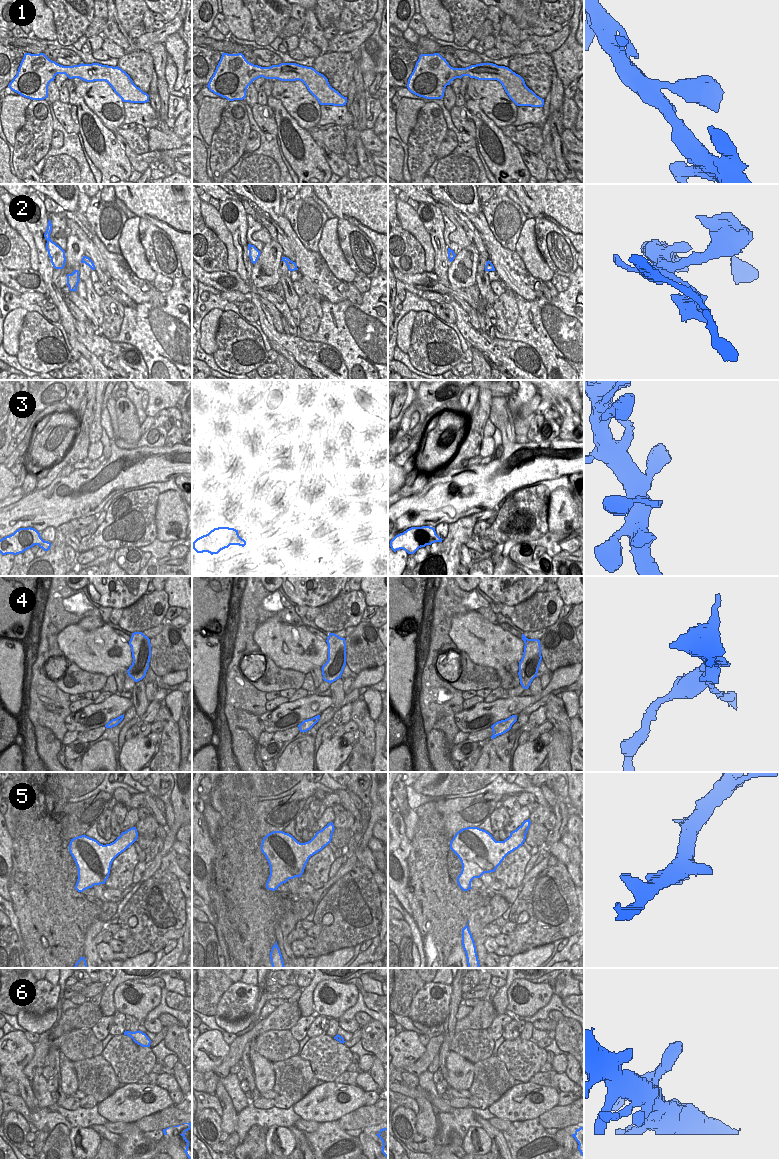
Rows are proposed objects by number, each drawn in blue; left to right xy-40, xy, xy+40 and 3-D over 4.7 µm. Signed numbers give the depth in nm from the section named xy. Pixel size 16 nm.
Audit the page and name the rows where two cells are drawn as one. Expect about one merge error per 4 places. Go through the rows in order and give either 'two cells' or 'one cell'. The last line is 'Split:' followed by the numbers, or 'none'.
1: one cell
2: one cell
3: one cell
4: two cells
5: one cell
6: two cells
Split: 4, 6

